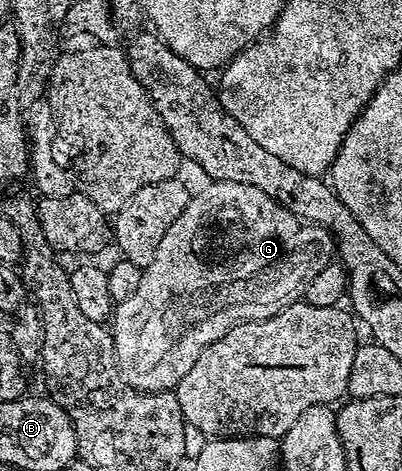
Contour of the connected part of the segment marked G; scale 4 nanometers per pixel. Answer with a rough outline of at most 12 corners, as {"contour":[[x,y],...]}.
{"contour":[[211,181],[112,314],[139,391],[305,295],[335,239]]}

